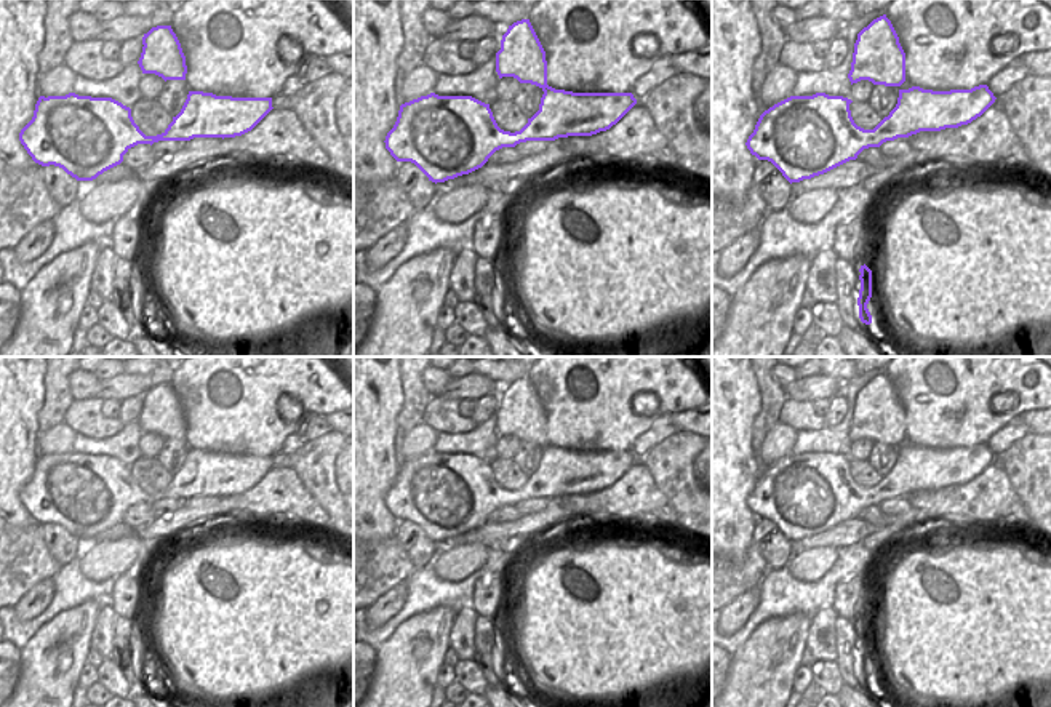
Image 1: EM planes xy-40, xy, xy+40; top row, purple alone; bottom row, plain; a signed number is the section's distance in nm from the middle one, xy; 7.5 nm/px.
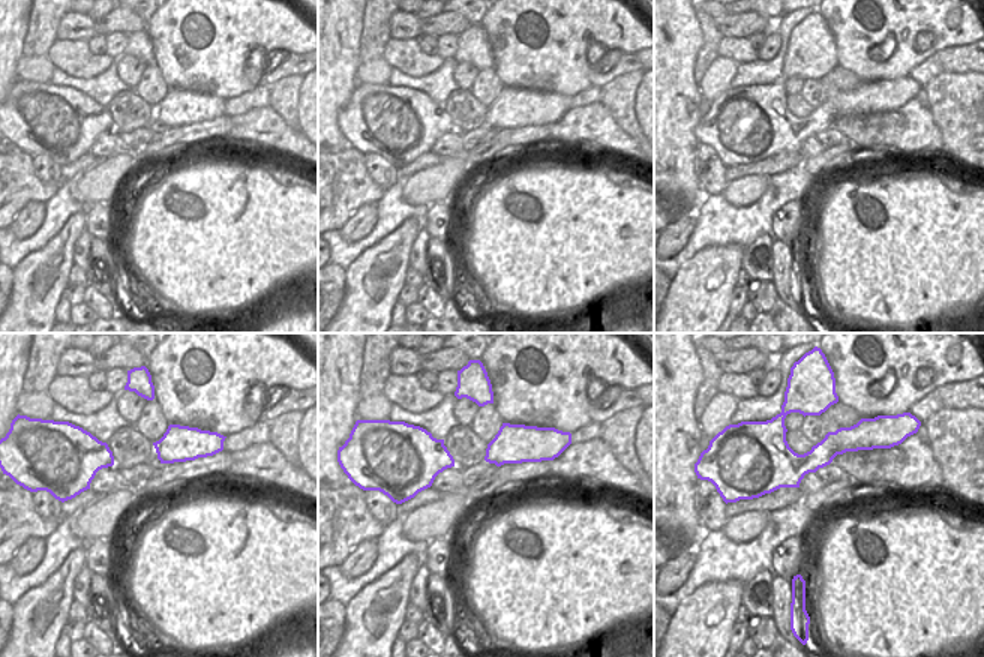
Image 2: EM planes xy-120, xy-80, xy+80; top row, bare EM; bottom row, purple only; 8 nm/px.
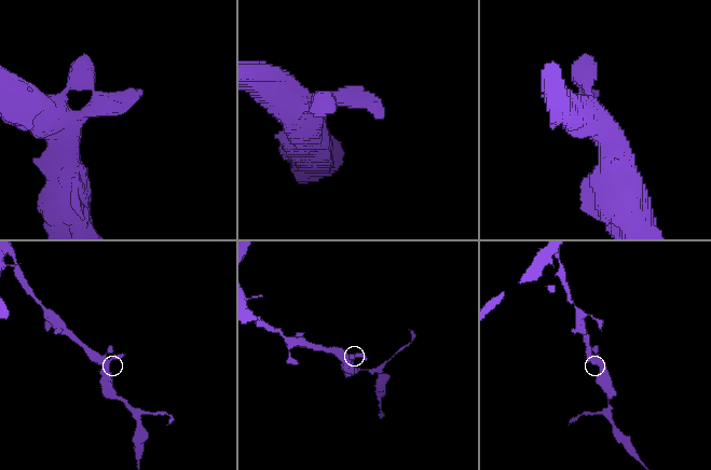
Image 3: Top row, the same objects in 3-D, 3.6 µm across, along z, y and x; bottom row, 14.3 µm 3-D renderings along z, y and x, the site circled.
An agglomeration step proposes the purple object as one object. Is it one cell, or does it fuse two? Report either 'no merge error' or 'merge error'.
no merge error

